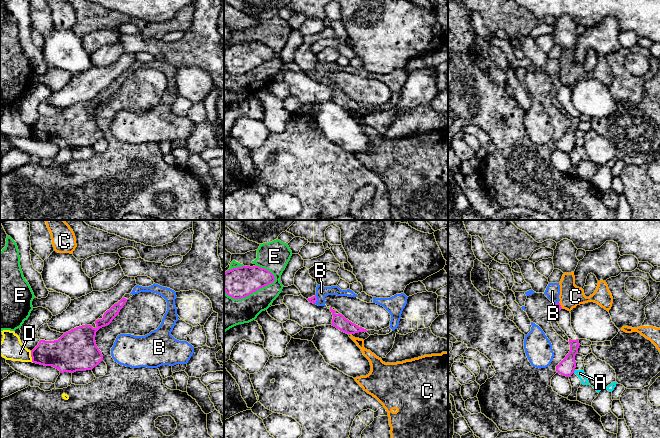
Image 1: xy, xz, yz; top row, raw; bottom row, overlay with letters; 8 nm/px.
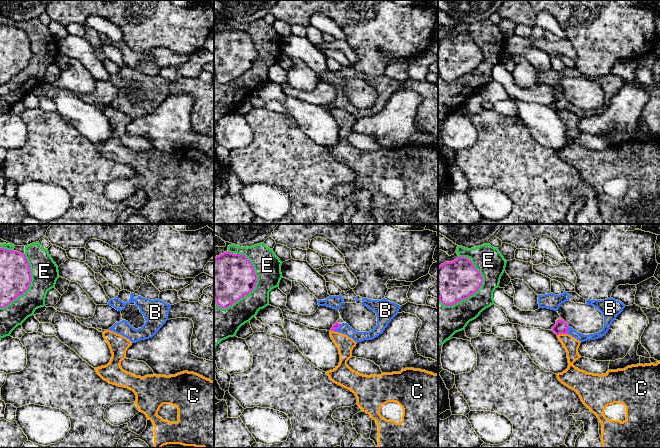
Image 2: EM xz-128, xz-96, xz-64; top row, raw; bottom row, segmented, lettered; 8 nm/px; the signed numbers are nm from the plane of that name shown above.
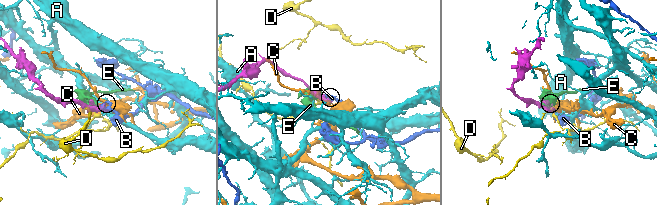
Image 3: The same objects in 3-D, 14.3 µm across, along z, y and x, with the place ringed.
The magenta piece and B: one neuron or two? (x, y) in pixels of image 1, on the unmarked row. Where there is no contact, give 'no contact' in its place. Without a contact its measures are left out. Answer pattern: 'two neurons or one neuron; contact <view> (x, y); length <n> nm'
one neuron; contact yz (556, 79); length 50 nm

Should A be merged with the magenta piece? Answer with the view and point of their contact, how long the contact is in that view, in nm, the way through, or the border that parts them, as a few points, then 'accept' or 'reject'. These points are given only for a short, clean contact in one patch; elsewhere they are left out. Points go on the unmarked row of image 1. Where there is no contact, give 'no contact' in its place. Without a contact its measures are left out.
yz (574, 146) | 30 nm | along yz (575, 146), (573, 148) | reject

